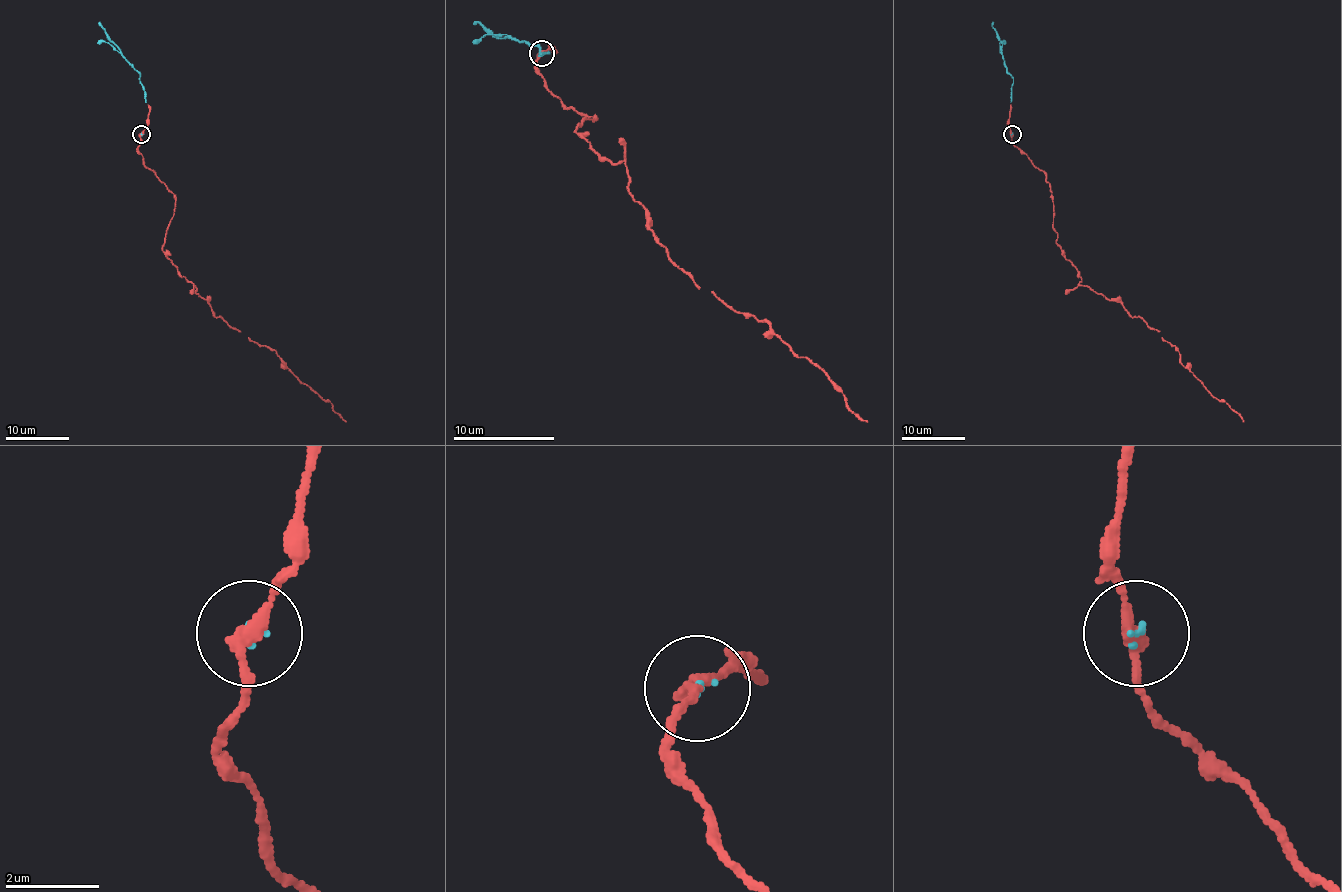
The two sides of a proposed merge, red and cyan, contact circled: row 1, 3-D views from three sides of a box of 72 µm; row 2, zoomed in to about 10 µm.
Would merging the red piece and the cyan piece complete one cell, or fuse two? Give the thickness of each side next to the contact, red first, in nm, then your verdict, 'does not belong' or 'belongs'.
280/70 nm | belongs

